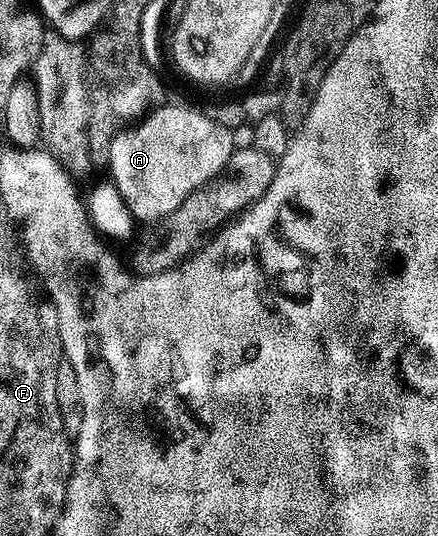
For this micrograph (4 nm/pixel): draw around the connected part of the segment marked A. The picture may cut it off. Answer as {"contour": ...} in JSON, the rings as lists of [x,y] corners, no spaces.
{"contour":[[[163,105],[160,109],[152,108],[138,123],[115,134],[111,141],[109,177],[115,182],[117,191],[125,199],[127,210],[136,222],[157,223],[168,217],[177,211],[177,207],[181,207],[181,203],[185,203],[185,199],[189,199],[193,191],[226,170],[229,159],[237,148],[235,137],[227,130],[228,126],[224,122],[203,113],[198,113],[187,105]]]}

